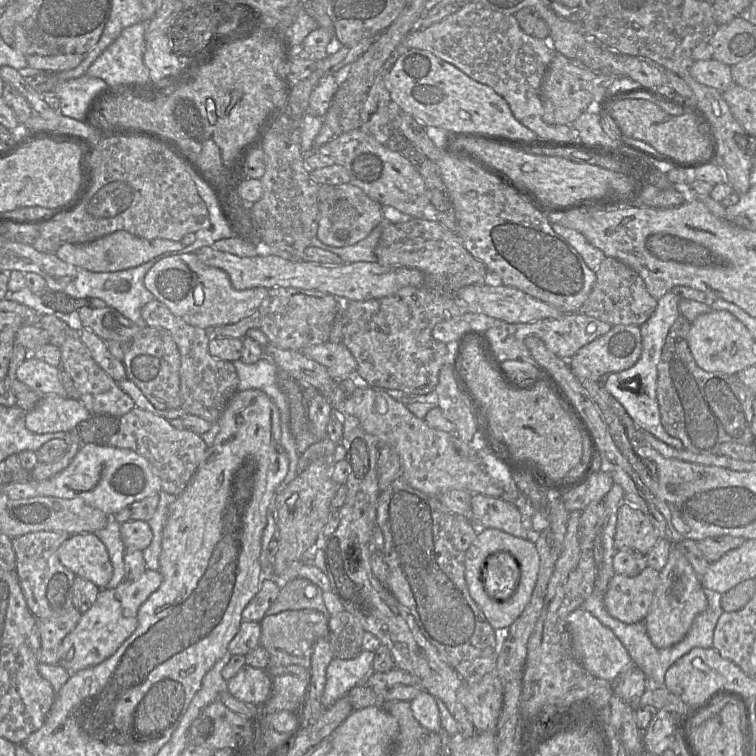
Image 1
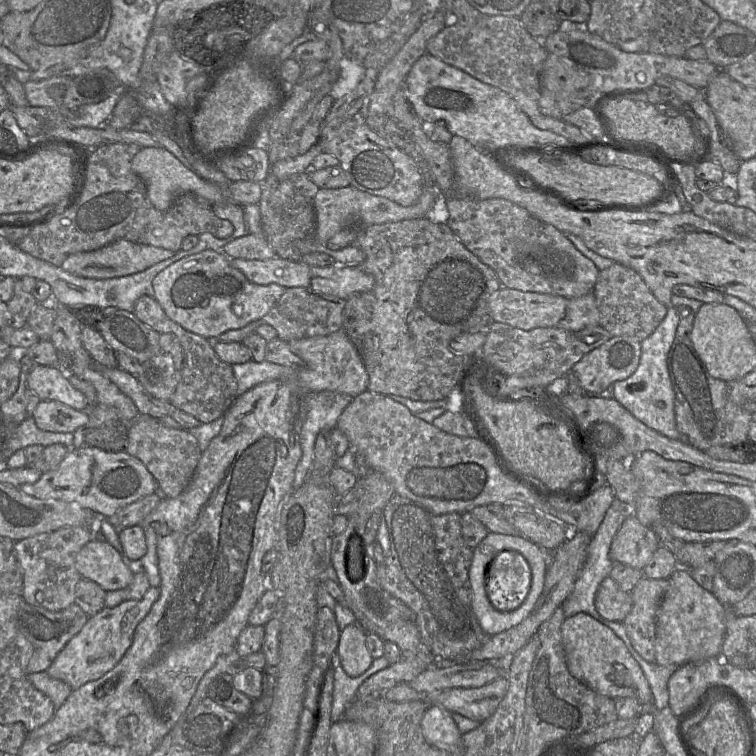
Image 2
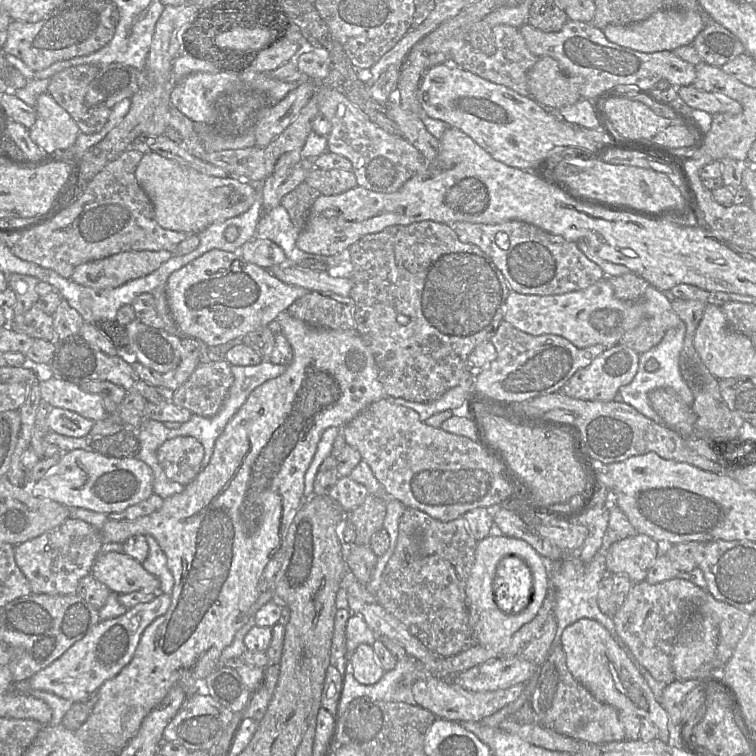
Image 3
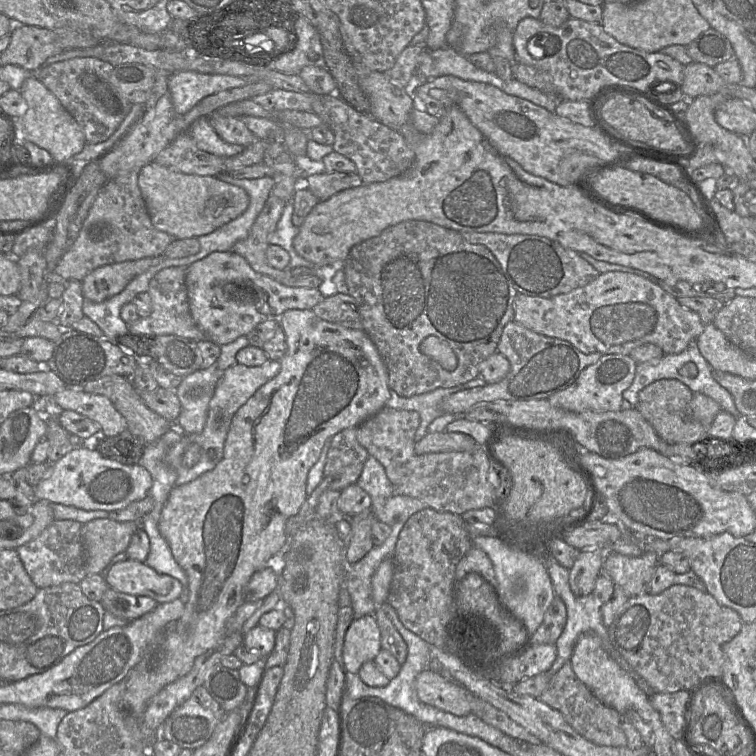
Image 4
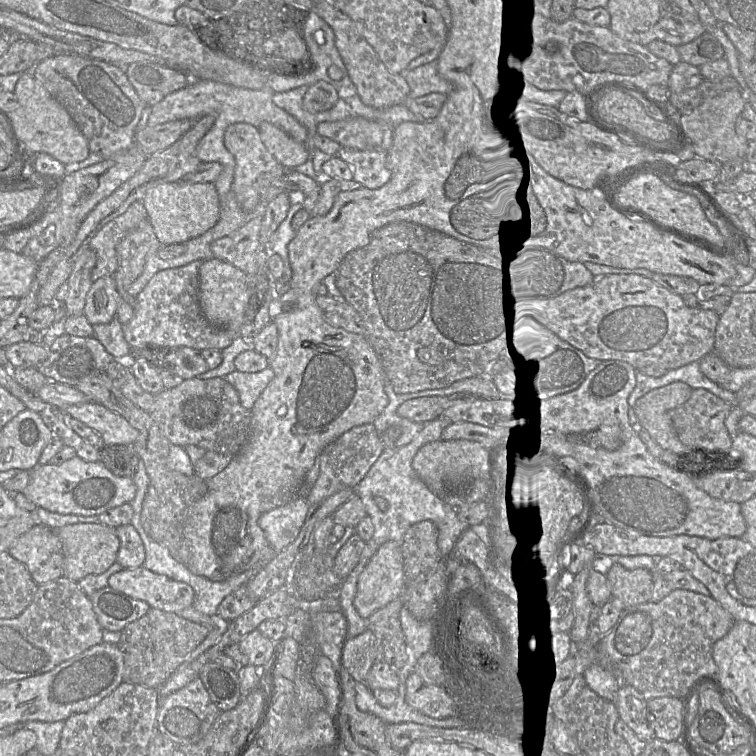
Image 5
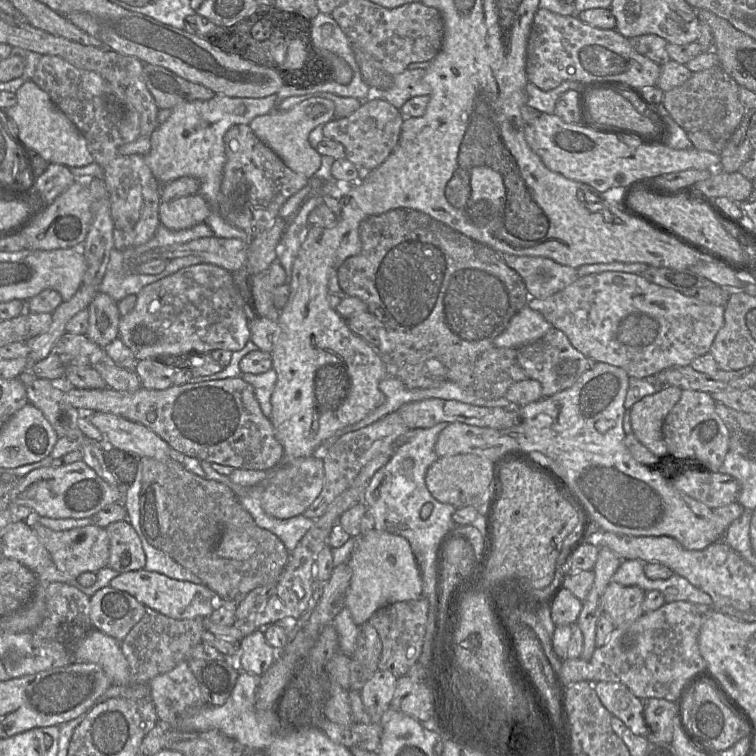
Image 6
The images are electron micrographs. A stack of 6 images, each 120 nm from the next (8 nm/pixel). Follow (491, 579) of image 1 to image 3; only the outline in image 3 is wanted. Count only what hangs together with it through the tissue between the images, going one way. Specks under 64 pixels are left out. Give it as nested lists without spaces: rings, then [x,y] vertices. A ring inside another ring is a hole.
[[[517,556],[502,558],[496,568],[493,592],[497,606],[506,614],[526,609],[532,593],[532,575],[528,564]]]

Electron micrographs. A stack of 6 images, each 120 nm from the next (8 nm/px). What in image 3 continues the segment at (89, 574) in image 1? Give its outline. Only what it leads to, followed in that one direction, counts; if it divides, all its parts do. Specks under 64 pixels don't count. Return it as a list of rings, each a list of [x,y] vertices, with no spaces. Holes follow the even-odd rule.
[[[101,552],[90,574],[118,595],[136,591],[161,593],[159,579],[124,552]]]

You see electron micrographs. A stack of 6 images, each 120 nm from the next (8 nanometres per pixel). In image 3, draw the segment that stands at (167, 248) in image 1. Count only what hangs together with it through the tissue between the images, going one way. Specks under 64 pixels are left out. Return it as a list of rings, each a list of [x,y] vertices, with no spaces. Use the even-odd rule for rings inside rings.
[[[166,250],[121,252],[78,265],[71,280],[94,290],[113,289],[152,273],[172,256]]]

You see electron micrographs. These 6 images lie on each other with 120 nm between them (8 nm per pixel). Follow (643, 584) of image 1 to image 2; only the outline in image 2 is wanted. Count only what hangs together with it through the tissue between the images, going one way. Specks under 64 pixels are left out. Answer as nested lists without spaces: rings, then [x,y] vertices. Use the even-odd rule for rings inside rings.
[[[606,577],[600,583],[595,596],[595,608],[603,618],[622,623],[632,606],[630,592],[621,590],[611,577]]]

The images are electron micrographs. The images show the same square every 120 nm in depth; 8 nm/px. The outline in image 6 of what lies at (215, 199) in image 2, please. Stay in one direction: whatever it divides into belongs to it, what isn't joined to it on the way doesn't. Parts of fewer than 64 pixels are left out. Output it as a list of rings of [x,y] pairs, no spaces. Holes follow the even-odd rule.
[[[198,193],[159,205],[160,223],[175,231],[205,223],[210,213],[208,203]]]

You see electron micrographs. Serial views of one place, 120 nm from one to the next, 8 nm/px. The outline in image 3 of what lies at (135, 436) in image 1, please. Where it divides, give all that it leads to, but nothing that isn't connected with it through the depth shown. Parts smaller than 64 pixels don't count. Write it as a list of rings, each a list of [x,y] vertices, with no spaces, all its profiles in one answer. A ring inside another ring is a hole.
[[[191,436],[167,440],[157,451],[158,462],[168,479],[184,486],[188,486],[202,470],[203,457],[203,445]]]

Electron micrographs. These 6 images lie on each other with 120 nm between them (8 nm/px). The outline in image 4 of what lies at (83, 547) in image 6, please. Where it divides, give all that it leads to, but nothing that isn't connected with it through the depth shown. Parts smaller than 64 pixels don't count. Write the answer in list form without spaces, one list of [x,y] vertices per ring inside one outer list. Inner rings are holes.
[[[109,518],[90,520],[82,525],[87,574],[100,574],[110,561],[126,551],[140,521],[117,522]]]

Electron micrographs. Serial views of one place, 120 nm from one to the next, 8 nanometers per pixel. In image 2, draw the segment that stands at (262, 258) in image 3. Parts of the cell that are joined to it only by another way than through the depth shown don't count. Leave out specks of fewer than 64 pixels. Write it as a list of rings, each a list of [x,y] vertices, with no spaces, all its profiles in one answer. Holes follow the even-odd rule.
[[[247,235],[236,238],[224,246],[224,254],[229,259],[268,260],[278,257],[264,235]]]

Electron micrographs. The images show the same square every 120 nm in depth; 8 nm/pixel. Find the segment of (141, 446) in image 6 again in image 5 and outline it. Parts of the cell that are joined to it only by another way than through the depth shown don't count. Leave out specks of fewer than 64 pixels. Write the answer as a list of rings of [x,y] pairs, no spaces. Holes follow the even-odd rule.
[[[97,402],[70,405],[64,411],[93,428],[107,445],[133,445],[139,435],[123,416]]]

